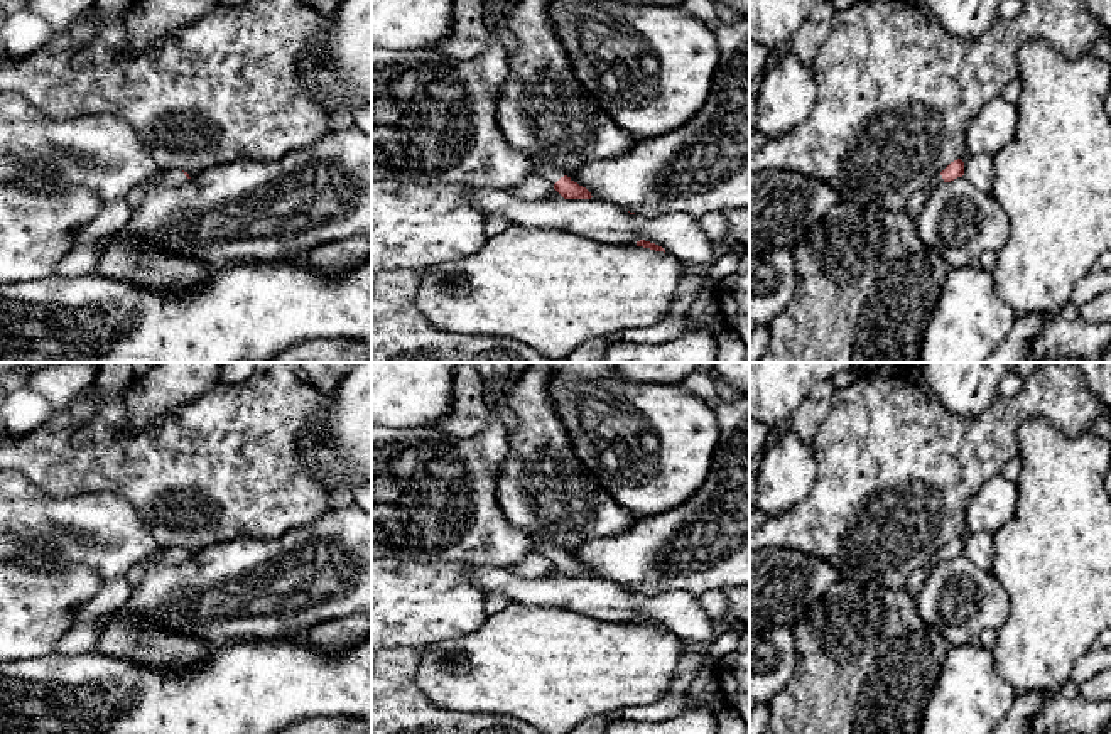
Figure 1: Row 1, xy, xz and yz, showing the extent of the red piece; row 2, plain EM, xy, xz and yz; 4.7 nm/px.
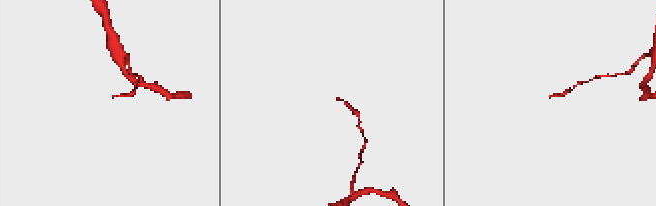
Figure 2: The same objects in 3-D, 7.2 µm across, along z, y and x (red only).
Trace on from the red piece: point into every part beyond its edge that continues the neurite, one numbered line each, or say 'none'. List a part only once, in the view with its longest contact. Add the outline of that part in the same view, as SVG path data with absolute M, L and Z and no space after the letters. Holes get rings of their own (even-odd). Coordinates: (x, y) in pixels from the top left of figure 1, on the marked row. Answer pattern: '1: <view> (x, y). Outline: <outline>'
1: xz (552, 174). Outline: M530 160L530 169L532 169L532 174L540 175L552 184L556 184L561 177L567 175L561 169L556 169L556 167L550 167L550 165L542 165L542 164L534 162L534 160Z

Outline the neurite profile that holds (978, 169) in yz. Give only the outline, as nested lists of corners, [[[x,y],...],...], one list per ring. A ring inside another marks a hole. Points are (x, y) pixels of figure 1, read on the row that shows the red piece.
[[[989,154],[969,155],[964,160],[964,175],[978,191],[991,194],[994,186],[994,157]]]

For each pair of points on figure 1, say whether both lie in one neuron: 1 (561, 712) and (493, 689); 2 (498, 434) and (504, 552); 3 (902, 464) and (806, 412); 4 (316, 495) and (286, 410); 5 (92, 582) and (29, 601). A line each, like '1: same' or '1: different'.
1: same
2: same
3: different
4: same
5: same

